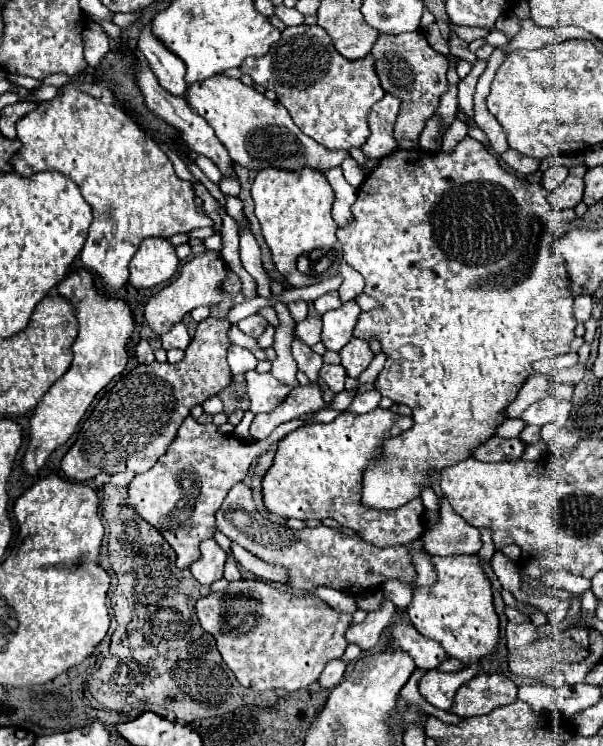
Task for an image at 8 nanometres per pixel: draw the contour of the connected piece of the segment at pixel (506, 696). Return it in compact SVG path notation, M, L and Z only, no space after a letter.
M478 674L462 684L454 696L452 714L460 718L488 714L490 710L512 704L516 700L516 684L504 674Z

